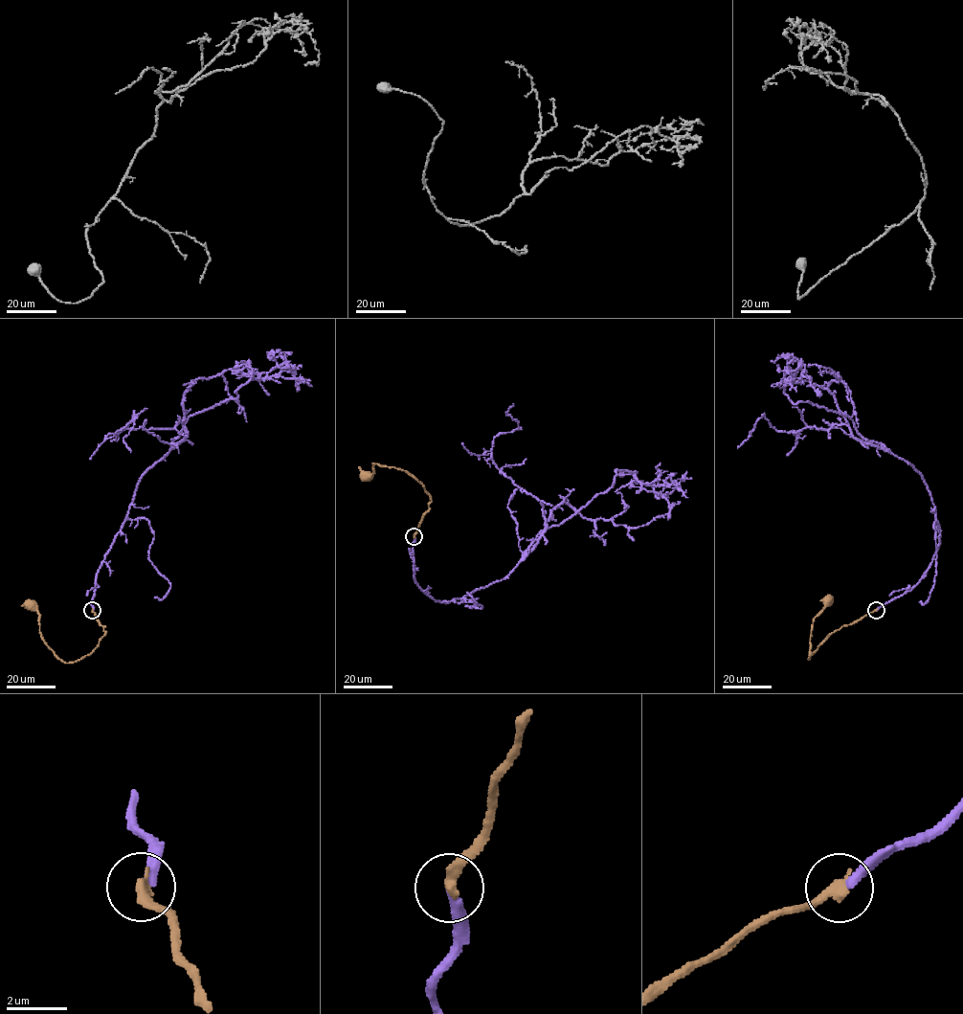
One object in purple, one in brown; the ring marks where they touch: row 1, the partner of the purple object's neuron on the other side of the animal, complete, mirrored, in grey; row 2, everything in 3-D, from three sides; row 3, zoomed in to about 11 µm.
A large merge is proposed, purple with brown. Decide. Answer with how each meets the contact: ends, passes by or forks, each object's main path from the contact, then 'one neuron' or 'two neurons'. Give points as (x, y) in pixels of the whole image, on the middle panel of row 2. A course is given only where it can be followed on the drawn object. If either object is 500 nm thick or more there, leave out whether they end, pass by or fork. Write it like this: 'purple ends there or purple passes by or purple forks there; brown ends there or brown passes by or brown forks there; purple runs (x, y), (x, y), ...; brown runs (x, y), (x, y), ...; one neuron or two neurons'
purple ends there; brown ends there; purple runs (414, 536), (415, 582), (449, 602), (502, 580), (541, 531), (606, 492), (616, 469), (659, 497), (660, 463); brown runs (414, 536), (431, 501), (424, 485), (399, 469), (375, 463), (372, 463), (372, 475), (368, 476); two neurons

